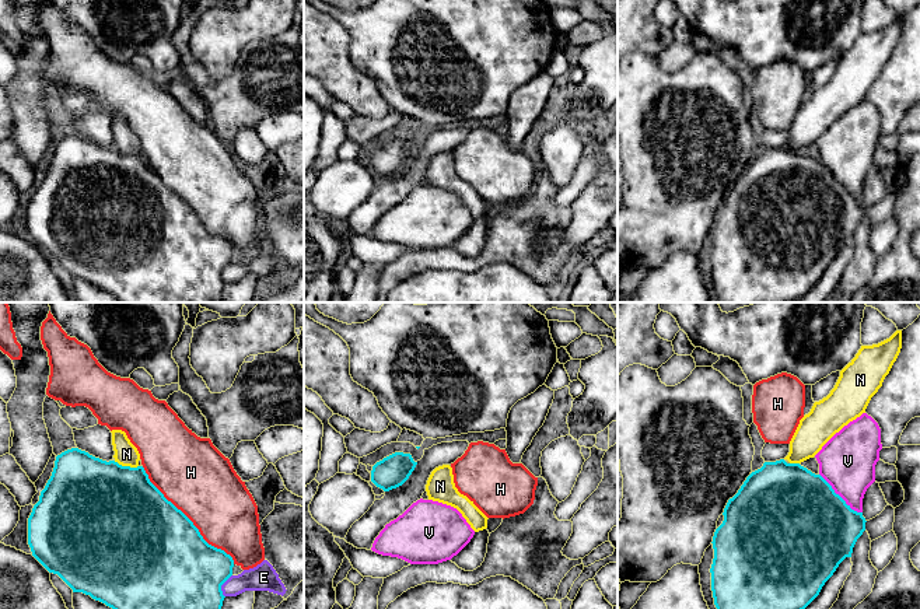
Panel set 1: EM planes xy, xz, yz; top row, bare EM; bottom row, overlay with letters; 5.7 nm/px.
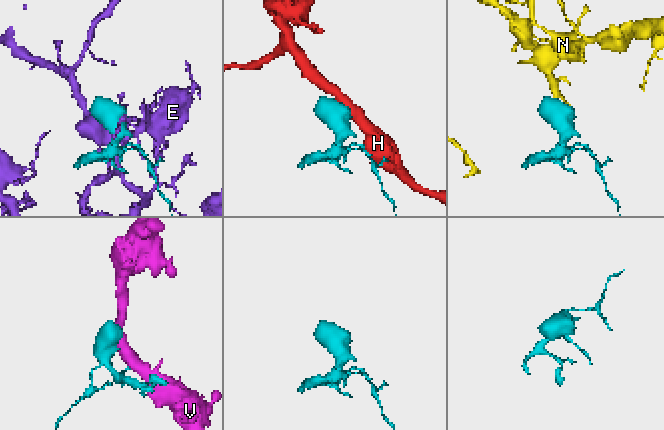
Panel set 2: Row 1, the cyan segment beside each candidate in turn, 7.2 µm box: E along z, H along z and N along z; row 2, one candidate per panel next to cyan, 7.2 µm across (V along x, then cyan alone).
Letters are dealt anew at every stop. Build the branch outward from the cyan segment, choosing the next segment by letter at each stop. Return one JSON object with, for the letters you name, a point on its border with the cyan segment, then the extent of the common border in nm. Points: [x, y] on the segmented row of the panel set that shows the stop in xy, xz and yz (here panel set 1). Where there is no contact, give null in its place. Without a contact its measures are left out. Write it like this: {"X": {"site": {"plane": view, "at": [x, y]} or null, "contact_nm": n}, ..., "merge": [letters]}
{"N": {"site": {"plane": "xy", "at": [126, 466]}, "contact_nm": 150}, "merge": ["N"]}

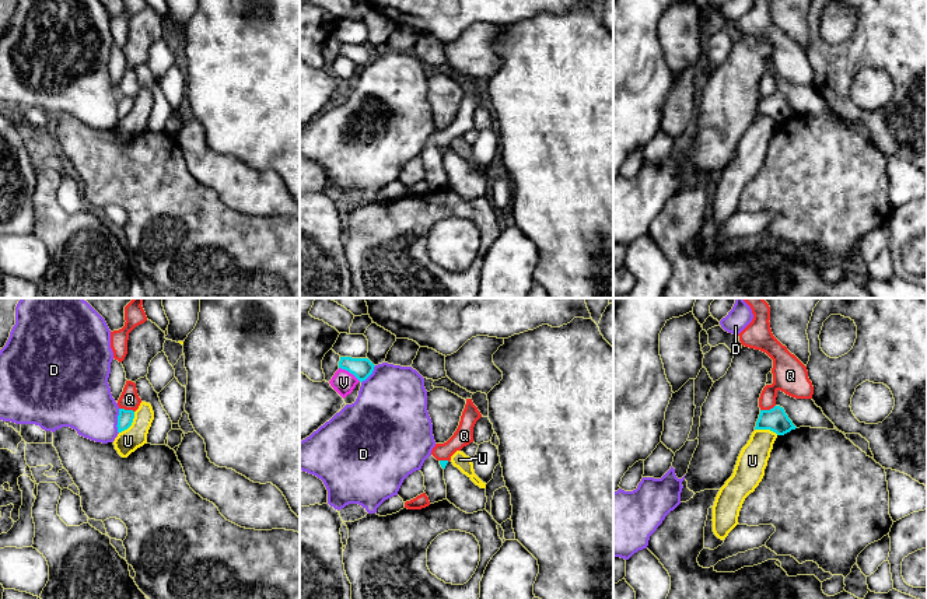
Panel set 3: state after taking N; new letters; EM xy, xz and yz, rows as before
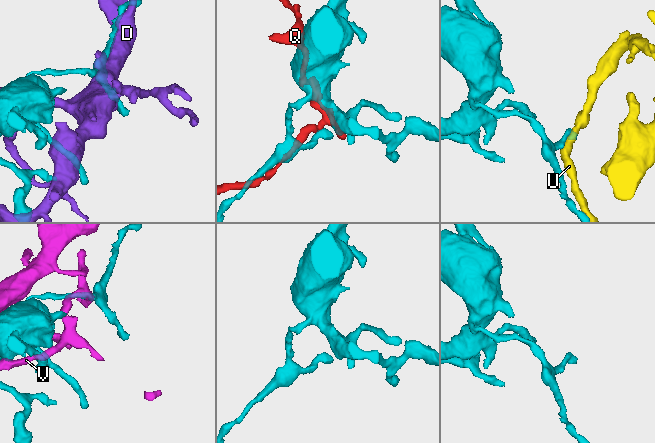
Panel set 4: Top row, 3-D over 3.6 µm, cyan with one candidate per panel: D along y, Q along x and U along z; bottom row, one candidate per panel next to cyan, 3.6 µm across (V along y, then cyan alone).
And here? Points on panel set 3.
{"merge": []}

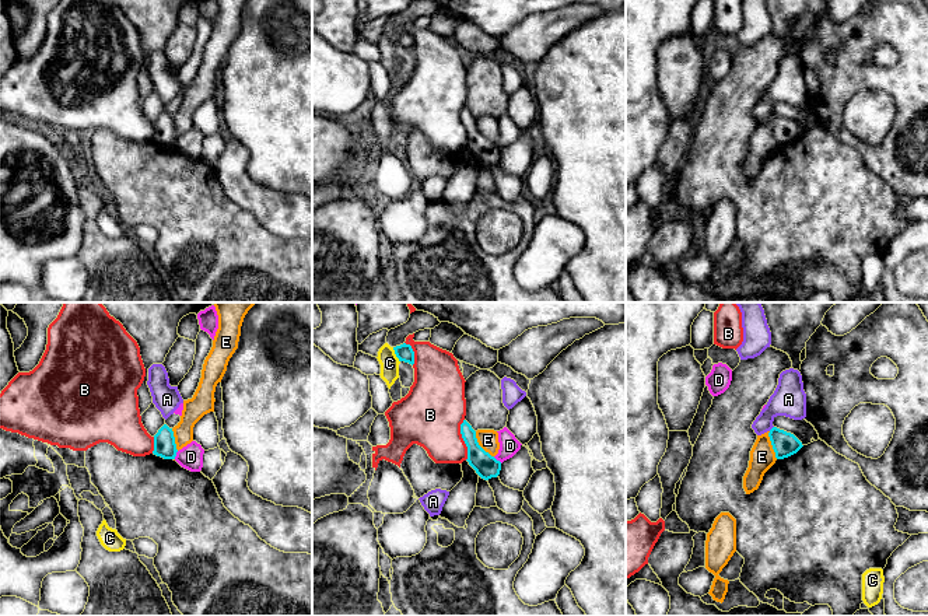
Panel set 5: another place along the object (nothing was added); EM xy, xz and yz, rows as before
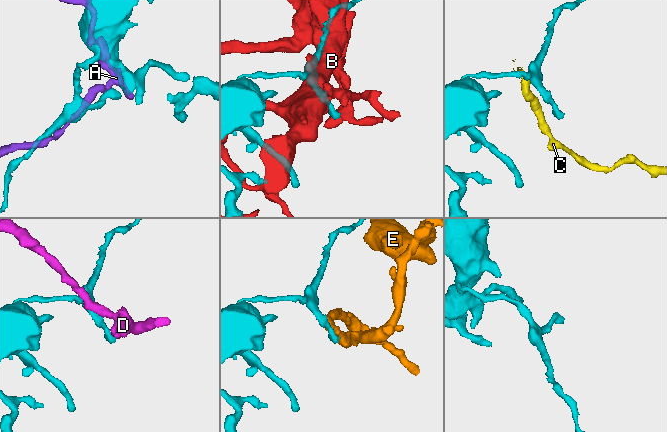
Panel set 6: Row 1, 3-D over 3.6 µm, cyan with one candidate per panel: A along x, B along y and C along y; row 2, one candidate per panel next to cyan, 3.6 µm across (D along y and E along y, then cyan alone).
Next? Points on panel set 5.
{"merge": []}

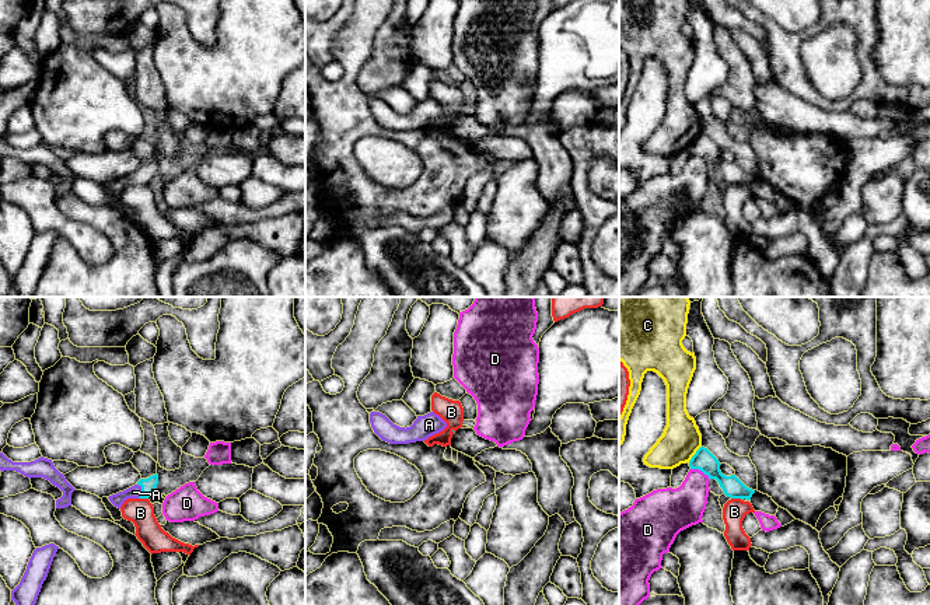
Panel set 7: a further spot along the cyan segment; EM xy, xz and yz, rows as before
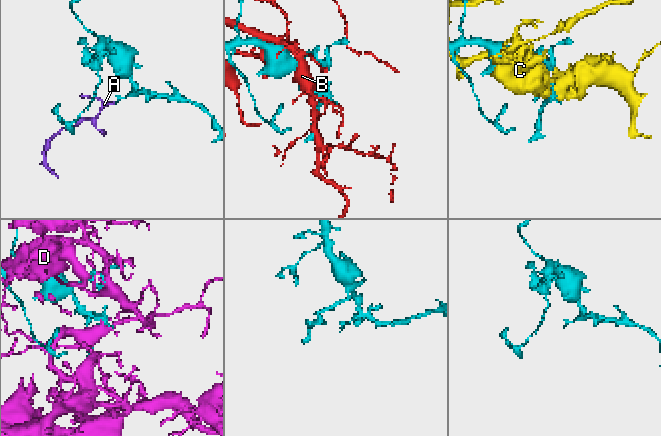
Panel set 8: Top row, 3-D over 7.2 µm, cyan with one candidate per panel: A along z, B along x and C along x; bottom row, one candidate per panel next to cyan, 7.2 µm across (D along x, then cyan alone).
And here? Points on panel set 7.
{"A": {"site": {"plane": "xy", "at": [142, 490]}, "contact_nm": 90}, "merge": ["A"]}

